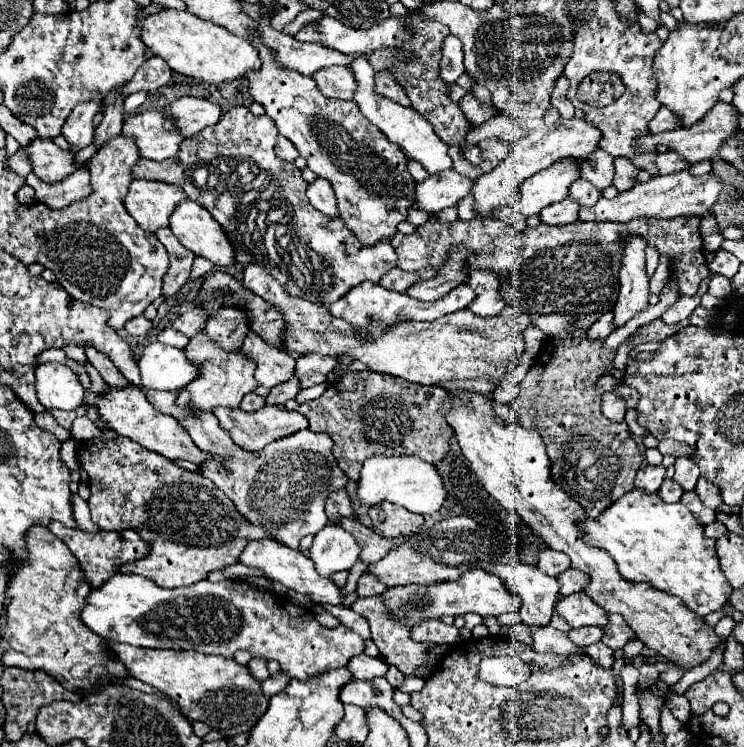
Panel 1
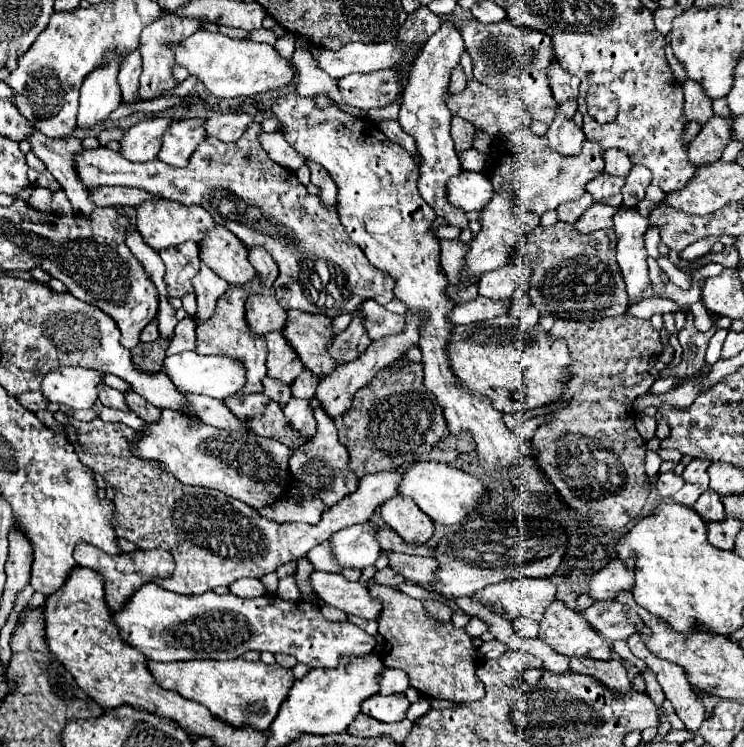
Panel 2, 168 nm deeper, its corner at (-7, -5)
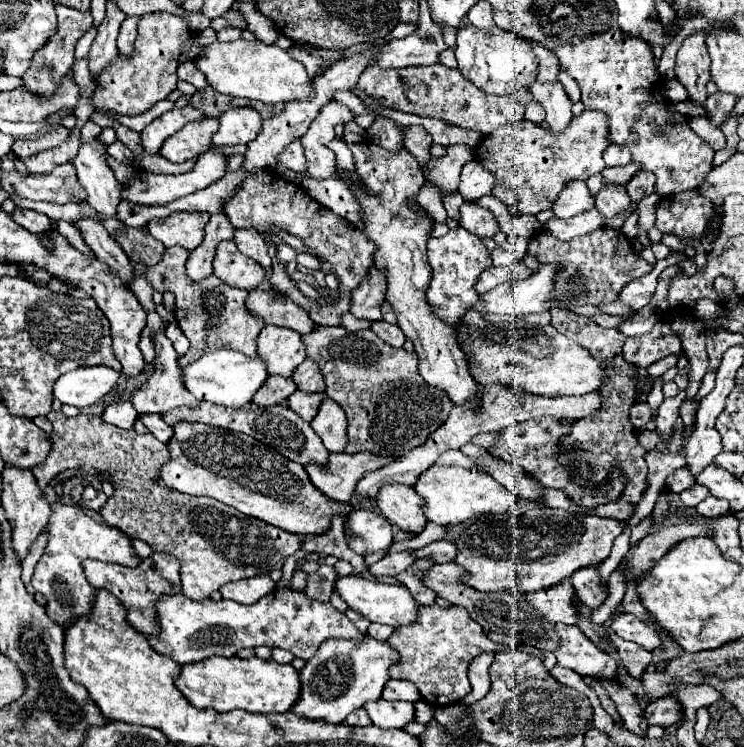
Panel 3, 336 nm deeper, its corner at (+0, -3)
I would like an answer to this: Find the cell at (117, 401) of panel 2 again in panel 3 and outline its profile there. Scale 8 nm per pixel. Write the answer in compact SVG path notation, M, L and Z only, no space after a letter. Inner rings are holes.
M115 401L111 405L105 407L103 415L101 415L107 423L121 427L121 429L133 429L133 423L137 419L137 411L133 409L133 405L129 401Z

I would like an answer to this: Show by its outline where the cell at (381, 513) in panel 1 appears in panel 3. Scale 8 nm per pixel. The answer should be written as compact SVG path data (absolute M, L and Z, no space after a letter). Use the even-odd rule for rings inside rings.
M389 485L383 487L377 495L377 505L385 519L397 525L401 531L421 533L427 525L427 519L419 507L421 497L407 485Z

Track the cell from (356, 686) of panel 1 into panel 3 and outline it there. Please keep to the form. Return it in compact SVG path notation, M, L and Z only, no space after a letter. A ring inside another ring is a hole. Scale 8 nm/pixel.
M377 699L377 701L369 701L363 705L371 717L371 721L377 727L383 729L401 729L407 723L415 721L413 717L413 703L409 701L385 701L385 699Z

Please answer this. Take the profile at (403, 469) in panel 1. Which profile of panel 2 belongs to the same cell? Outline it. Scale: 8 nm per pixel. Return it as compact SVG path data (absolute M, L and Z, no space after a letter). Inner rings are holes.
M418 461L402 479L398 493L404 497L412 497L414 503L434 521L442 525L454 525L460 523L472 509L482 507L490 495L484 483L454 465L448 463L436 463L436 461Z

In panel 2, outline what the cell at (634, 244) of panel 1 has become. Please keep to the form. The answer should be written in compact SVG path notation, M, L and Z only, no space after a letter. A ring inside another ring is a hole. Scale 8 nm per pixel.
M620 207L614 213L614 229L618 237L616 259L624 275L626 291L630 301L640 301L642 291L650 285L646 249L644 249L644 231L648 229L648 219L638 213L638 209Z

